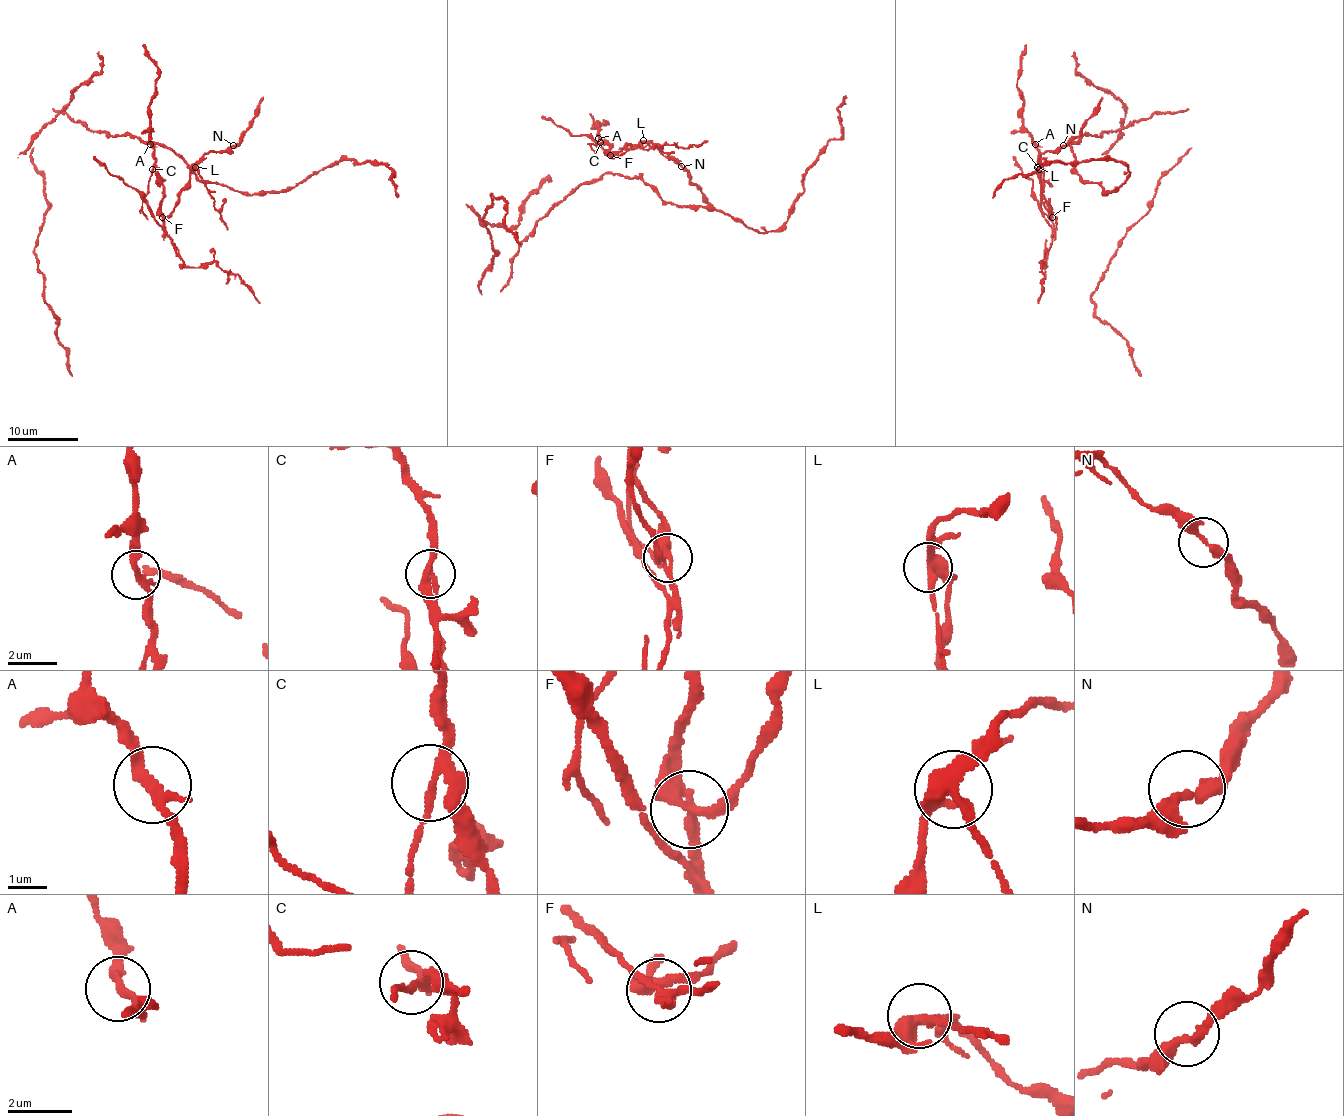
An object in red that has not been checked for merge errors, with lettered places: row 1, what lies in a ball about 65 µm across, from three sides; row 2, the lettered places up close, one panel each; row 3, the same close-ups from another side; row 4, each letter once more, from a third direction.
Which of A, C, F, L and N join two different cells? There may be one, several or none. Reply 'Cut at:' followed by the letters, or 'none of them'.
Cut at: C, F, L

